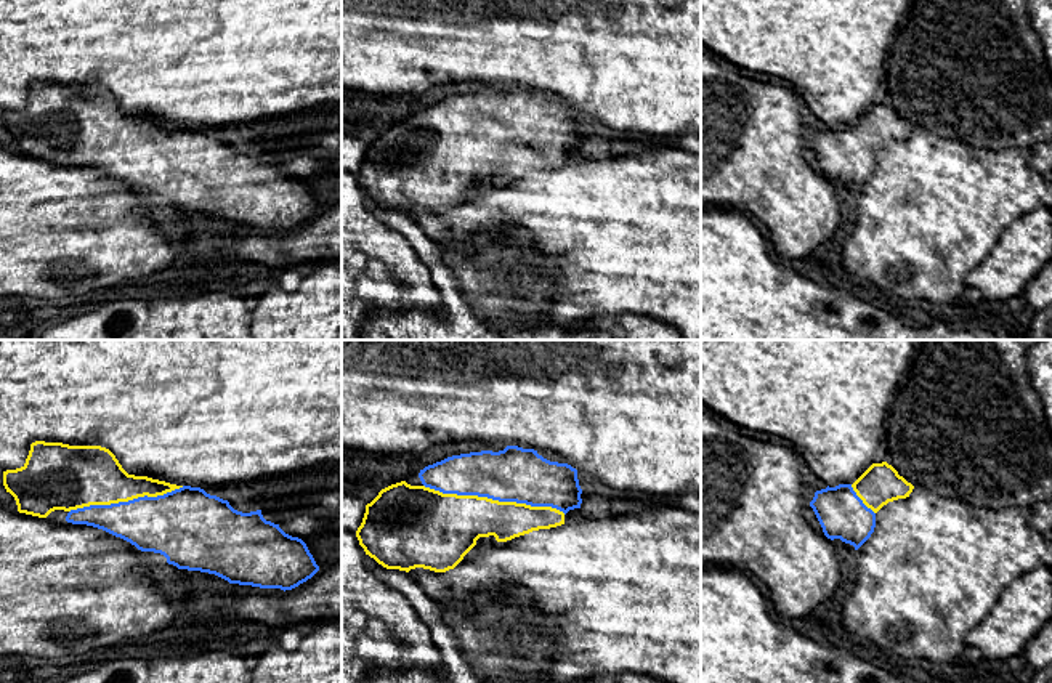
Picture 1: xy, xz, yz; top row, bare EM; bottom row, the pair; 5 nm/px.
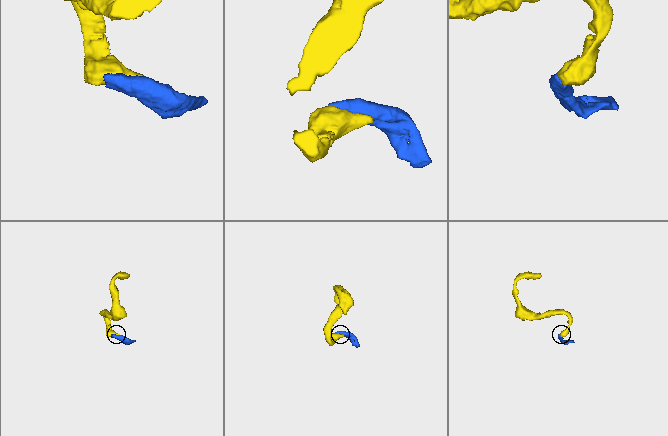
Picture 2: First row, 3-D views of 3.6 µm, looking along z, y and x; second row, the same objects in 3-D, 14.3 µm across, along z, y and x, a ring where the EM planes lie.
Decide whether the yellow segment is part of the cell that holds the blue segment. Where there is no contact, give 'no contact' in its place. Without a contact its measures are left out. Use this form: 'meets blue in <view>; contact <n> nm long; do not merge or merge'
meets blue in xz; contact 750 nm long; merge

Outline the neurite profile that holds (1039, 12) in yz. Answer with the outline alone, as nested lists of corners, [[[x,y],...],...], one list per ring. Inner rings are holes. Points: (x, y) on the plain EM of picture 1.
[[[1028,0],[1026,6],[1052,74],[1052,0]]]

